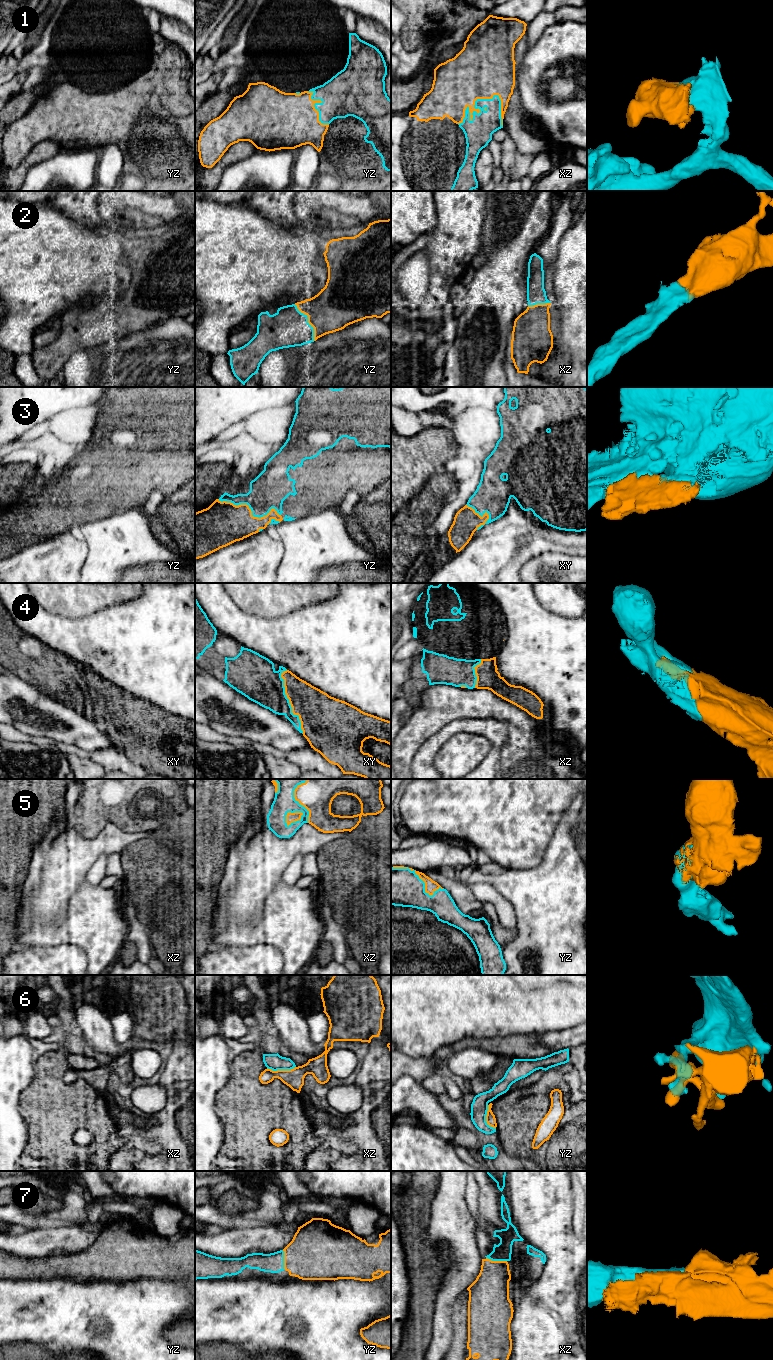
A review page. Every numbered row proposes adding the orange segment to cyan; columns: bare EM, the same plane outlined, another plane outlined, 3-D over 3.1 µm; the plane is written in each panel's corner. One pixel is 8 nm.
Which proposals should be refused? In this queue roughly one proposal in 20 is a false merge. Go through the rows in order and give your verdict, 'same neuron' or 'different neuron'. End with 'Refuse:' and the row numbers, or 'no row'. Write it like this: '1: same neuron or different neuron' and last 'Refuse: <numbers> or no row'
1: same neuron
2: same neuron
3: same neuron
4: same neuron
5: same neuron
6: different neuron
7: same neuron
Refuse: 6

